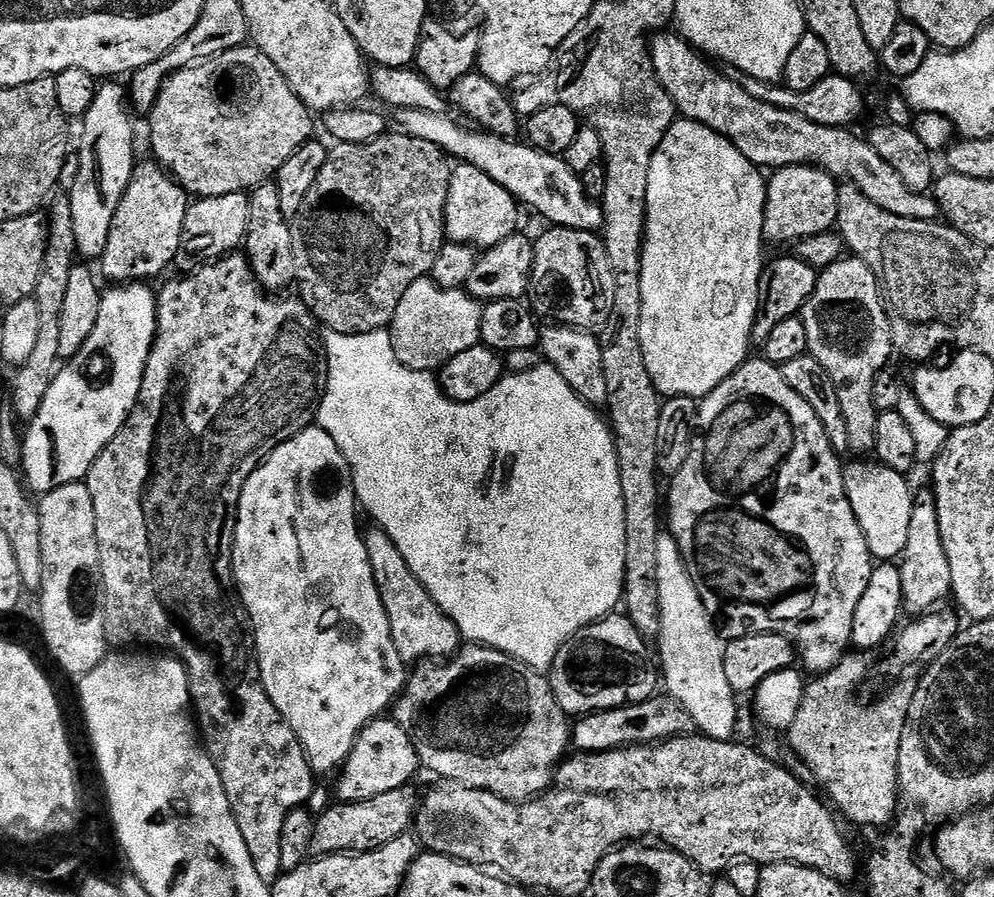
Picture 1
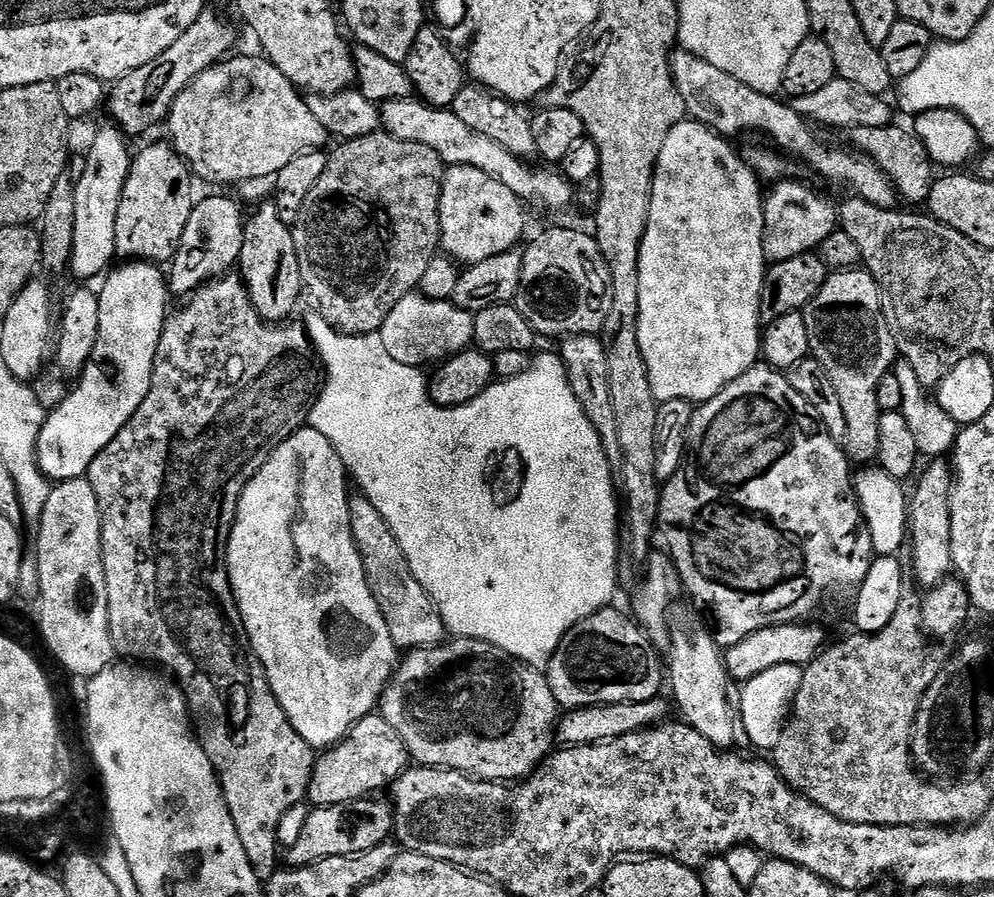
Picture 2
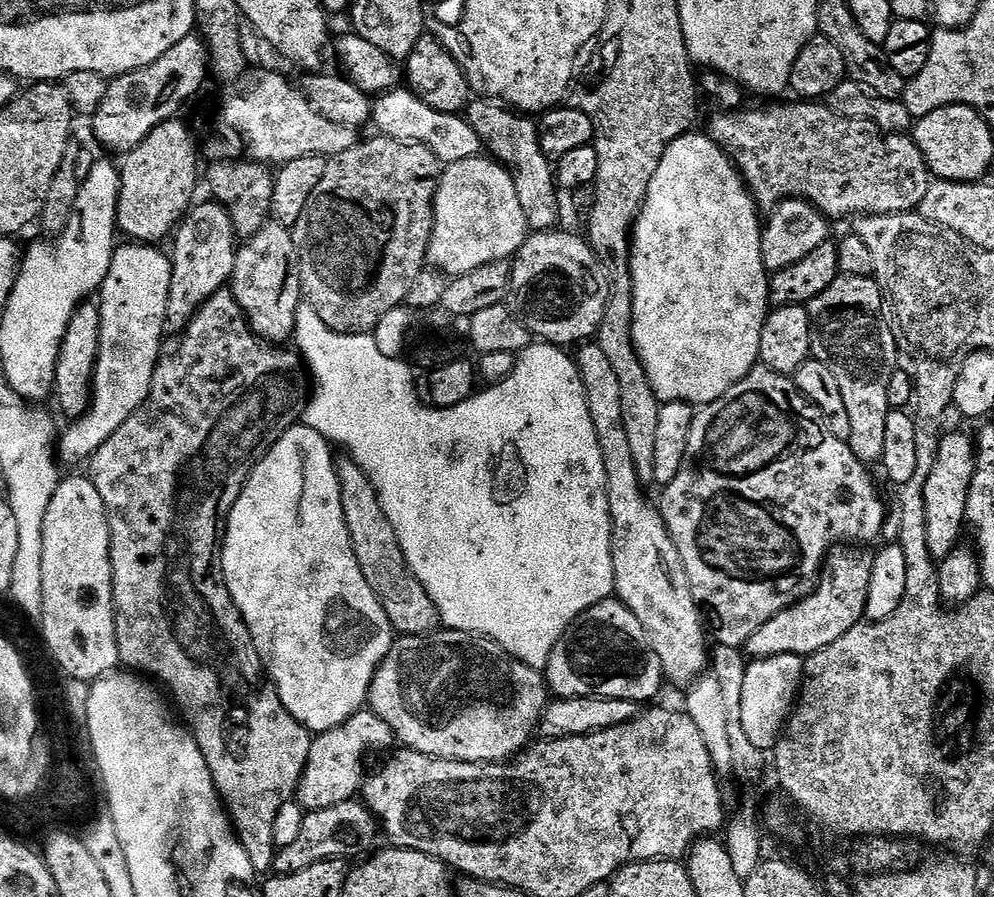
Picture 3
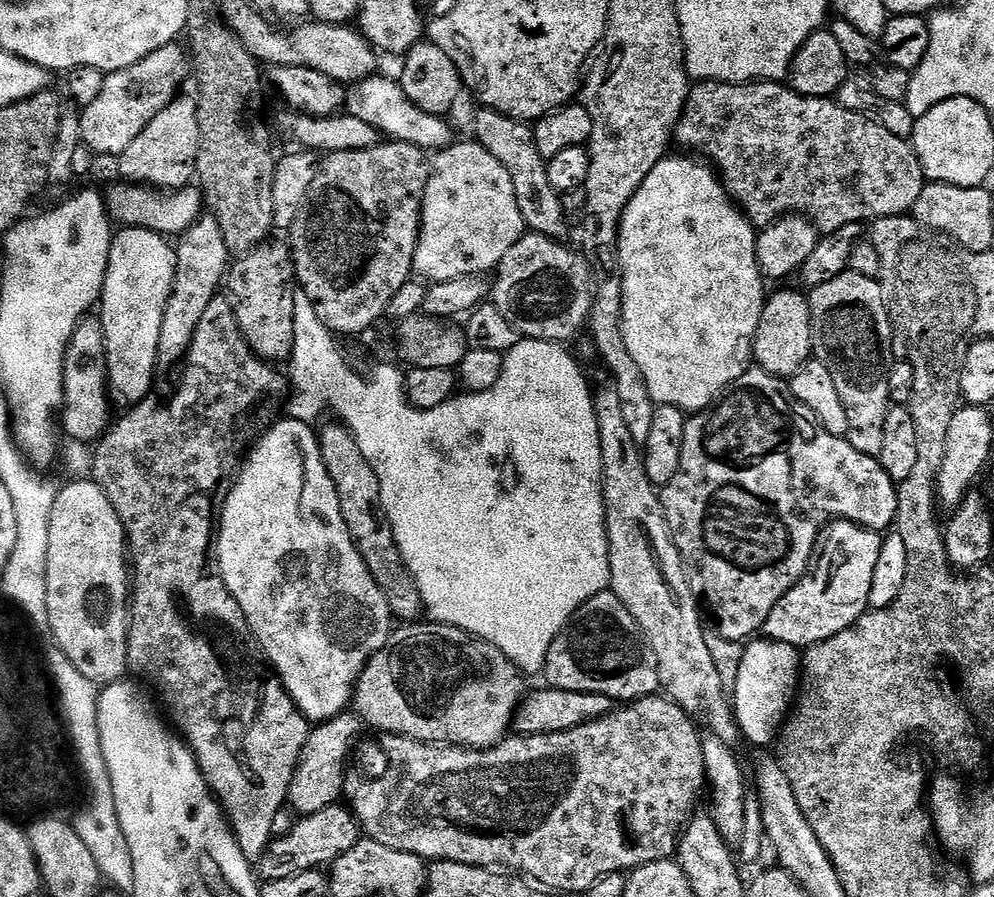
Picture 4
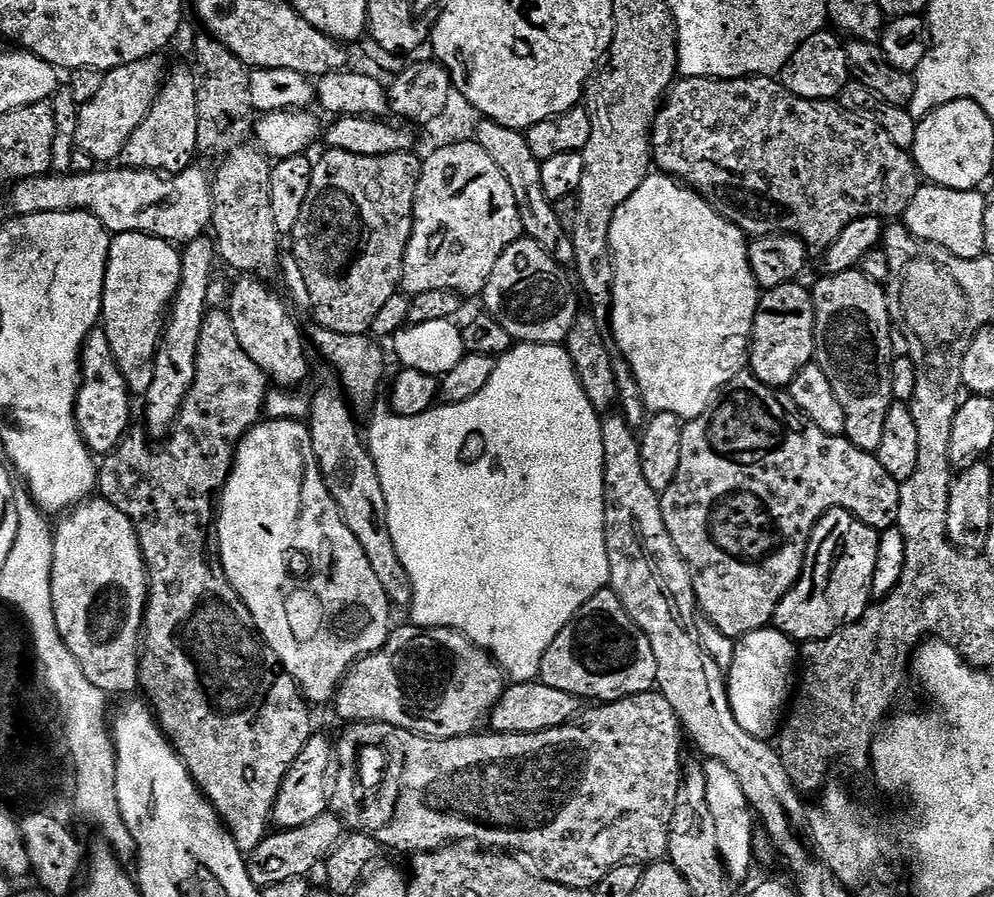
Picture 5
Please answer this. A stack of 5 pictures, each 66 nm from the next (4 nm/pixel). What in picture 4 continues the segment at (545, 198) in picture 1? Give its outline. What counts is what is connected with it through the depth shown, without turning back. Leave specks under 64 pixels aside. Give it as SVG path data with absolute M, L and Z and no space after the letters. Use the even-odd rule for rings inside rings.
M383 74L372 76L371 79L358 82L347 89L346 112L354 118L362 118L366 126L374 126L374 130L378 130L381 137L392 142L413 144L425 150L448 150L454 144L452 128L445 117L418 110L406 98L400 84L395 79L387 80Z

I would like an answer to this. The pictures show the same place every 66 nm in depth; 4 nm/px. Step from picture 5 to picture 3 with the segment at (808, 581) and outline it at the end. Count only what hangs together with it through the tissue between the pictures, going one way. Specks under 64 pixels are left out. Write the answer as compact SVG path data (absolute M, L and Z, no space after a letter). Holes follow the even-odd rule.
M837 546L828 553L816 588L805 600L782 610L766 626L758 626L750 634L746 652L752 660L762 660L767 656L794 654L805 658L814 655L822 646L830 646L846 634L854 625L865 619L866 594L870 588L872 556L856 546Z

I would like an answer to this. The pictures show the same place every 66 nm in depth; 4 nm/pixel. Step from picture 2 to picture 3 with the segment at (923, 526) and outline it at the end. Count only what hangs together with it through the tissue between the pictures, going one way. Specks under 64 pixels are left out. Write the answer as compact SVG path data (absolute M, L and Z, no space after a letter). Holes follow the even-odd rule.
M952 430L940 436L934 470L930 470L924 487L926 546L930 546L930 554L937 562L945 560L957 548L961 543L960 535L966 532L966 502L976 469L976 446L971 435L968 437L960 431Z

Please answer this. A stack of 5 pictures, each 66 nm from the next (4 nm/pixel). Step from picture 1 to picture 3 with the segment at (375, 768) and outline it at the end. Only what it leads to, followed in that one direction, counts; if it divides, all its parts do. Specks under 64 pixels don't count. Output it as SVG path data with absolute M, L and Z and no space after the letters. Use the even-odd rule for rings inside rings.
M371 710L355 712L350 718L346 718L346 722L342 722L342 726L321 732L313 739L310 758L300 785L296 788L295 799L300 800L305 813L326 810L330 806L338 806L338 802L353 799L366 780L364 756L370 755L371 752L391 753L397 744L394 730L390 730L390 726L386 726L386 722L378 718L378 714Z

